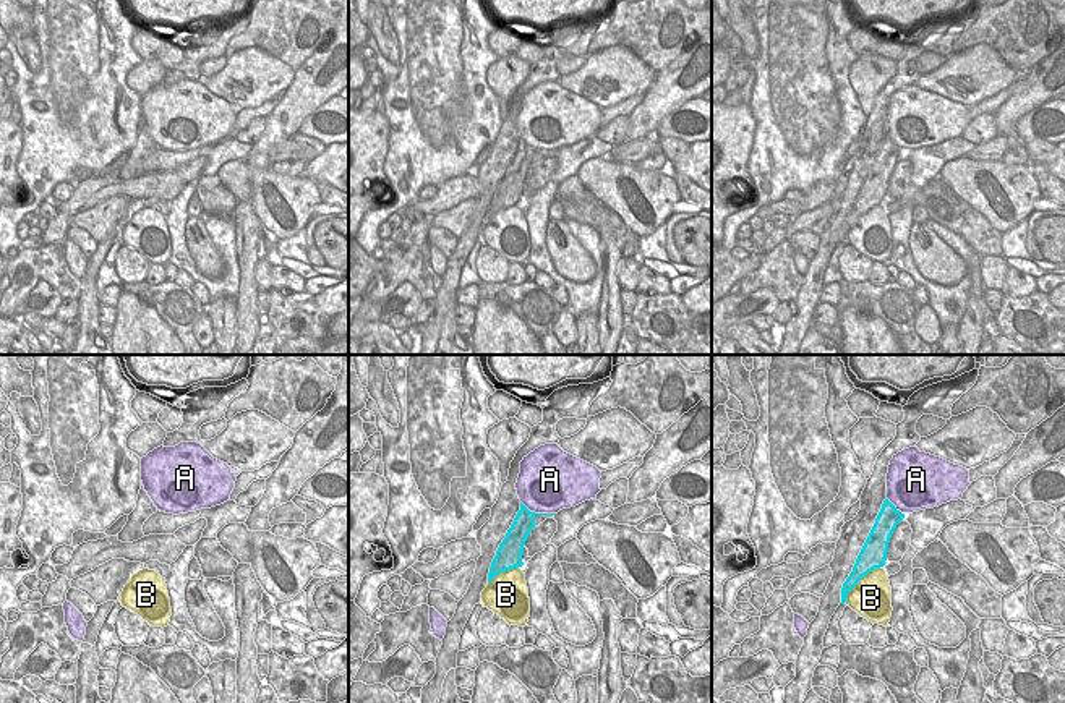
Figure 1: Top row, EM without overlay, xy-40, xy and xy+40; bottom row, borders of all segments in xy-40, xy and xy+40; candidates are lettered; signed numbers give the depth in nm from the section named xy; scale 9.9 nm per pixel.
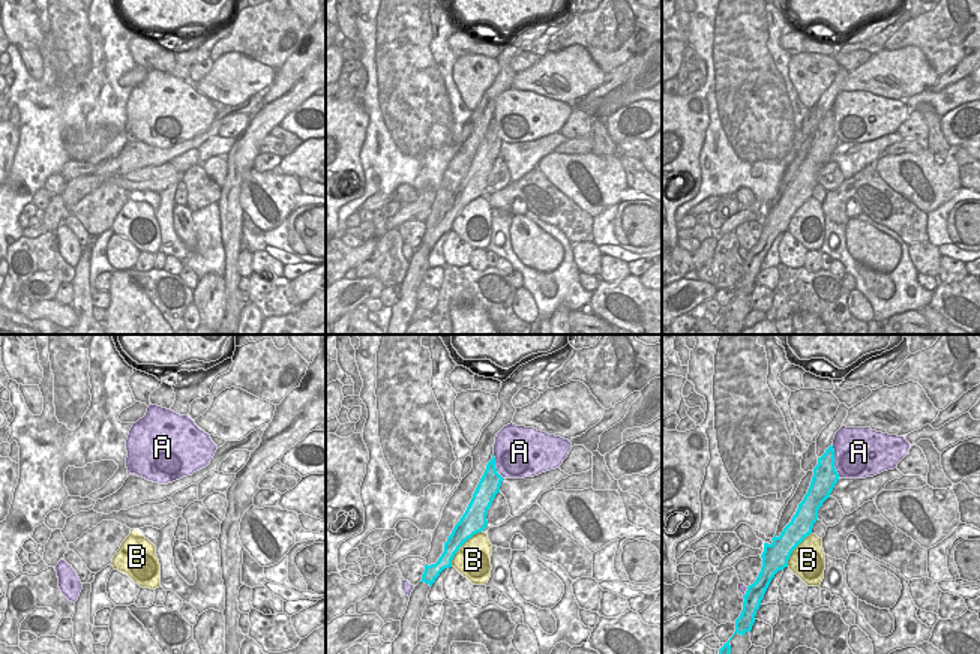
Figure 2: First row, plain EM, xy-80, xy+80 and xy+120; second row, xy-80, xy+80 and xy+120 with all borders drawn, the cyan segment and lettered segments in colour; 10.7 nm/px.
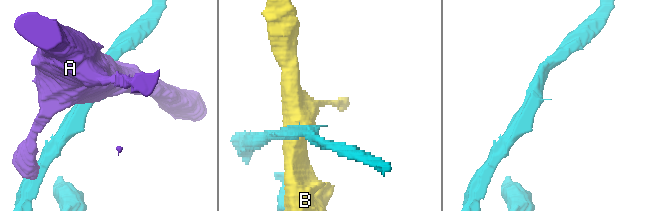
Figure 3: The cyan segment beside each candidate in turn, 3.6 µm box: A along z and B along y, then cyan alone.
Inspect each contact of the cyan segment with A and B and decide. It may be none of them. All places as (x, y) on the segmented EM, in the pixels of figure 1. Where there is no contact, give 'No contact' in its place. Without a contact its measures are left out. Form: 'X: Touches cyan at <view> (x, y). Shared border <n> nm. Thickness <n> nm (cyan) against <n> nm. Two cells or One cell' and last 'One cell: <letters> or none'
A: Touches cyan at xy (537, 514). Shared border 360 nm. Thickness 200 nm (cyan) against 480 nm. Two cells
B: Touches cyan at xy+40 (858, 580). Shared border 550 nm. Thickness 220 nm (cyan) against 400 nm. Two cells
One cell: none.

